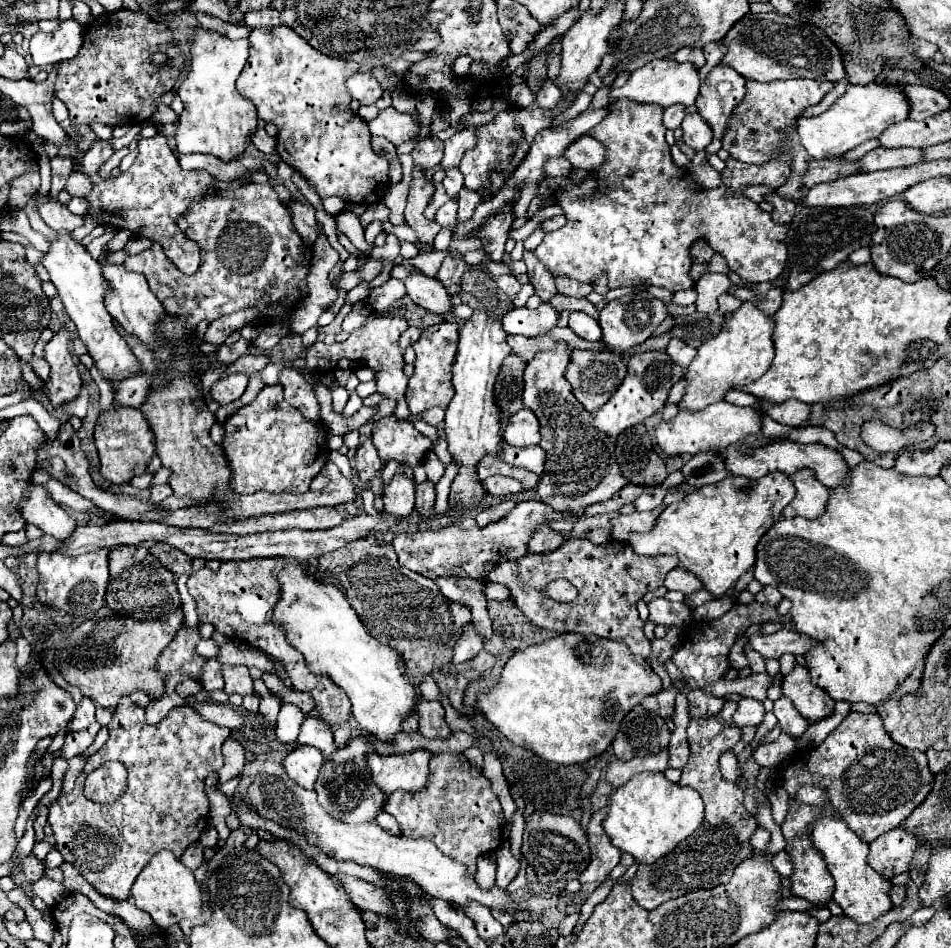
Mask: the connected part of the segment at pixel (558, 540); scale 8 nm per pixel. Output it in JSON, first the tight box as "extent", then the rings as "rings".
{"extent":[528,525,564,553],"rings":[[[544,525],[534,533],[528,549],[530,549],[530,553],[550,553],[550,551],[558,549],[562,543],[564,543],[564,537],[558,531]]]}

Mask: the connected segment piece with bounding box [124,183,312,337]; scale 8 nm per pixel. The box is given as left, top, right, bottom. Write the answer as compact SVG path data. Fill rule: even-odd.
M248 183L234 191L222 191L220 195L210 193L194 199L194 203L190 203L190 207L178 217L178 227L182 227L184 235L188 235L188 239L194 239L200 247L202 265L194 275L184 275L166 257L162 245L154 243L150 249L128 257L124 261L124 267L126 271L136 271L146 277L150 289L164 303L164 309L184 321L186 337L192 335L200 321L212 323L222 315L230 315L246 307L264 309L264 317L276 315L278 311L292 311L308 297L306 275L312 263L312 249L296 235L288 207L278 199L272 185L258 183Z

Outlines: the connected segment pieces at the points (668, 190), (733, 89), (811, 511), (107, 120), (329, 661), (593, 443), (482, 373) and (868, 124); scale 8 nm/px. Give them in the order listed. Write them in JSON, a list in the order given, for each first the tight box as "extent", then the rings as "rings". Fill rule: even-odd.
[{"extent":[534,99,790,293],"rings":[[[620,99],[614,103],[608,117],[590,131],[590,137],[606,147],[606,163],[590,171],[582,183],[570,183],[568,177],[556,177],[558,187],[554,191],[554,199],[564,209],[566,225],[558,231],[546,233],[534,255],[544,263],[552,277],[568,276],[585,283],[586,275],[598,277],[604,273],[608,277],[610,289],[630,287],[644,281],[648,285],[658,285],[676,293],[694,287],[694,281],[688,275],[690,245],[698,239],[704,239],[716,255],[722,255],[726,259],[728,271],[734,271],[740,279],[754,283],[774,281],[782,273],[786,263],[788,227],[776,225],[770,219],[770,213],[764,213],[760,207],[752,209],[758,203],[744,197],[742,191],[750,185],[768,185],[778,189],[786,183],[790,167],[786,167],[786,163],[774,161],[748,165],[736,159],[728,159],[724,171],[720,171],[720,185],[716,189],[706,189],[690,177],[690,171],[678,169],[678,165],[672,161],[670,145],[665,139],[666,127],[662,123],[662,113],[664,109],[652,103],[642,105],[634,103],[632,99]]]},{"extent":[696,65,746,139],"rings":[[[716,65],[706,75],[704,85],[708,89],[702,89],[696,107],[714,129],[716,139],[722,139],[732,109],[744,99],[744,83],[746,79],[726,65]]]},{"extent":[784,469,828,519],"rings":[[[802,469],[794,475],[790,475],[794,487],[796,487],[796,497],[794,501],[784,509],[784,517],[794,517],[800,515],[804,519],[816,519],[826,511],[828,503],[828,489],[814,477],[810,469]]]},{"extent":[54,9,186,127],"rings":[[[130,9],[104,13],[86,29],[80,53],[60,65],[54,95],[68,107],[72,123],[96,121],[110,127],[144,125],[154,113],[154,107],[158,107],[164,91],[174,89],[184,61],[186,57],[166,25]],[[156,51],[166,53],[170,65],[162,69],[150,65],[148,57]]]},{"extent":[272,565,416,739],"rings":[[[286,565],[278,575],[280,585],[280,597],[272,611],[272,621],[280,625],[280,629],[286,635],[286,641],[298,649],[310,671],[314,675],[326,675],[332,679],[334,685],[338,685],[348,699],[352,701],[352,715],[358,721],[358,725],[368,731],[376,739],[392,739],[396,733],[400,733],[402,717],[416,709],[416,687],[408,683],[406,679],[406,667],[402,667],[402,657],[392,647],[380,645],[374,637],[368,635],[366,627],[358,619],[356,611],[350,607],[348,599],[342,595],[342,591],[334,583],[318,581],[308,571],[304,571],[302,565]]]},{"extent":[524,343,628,515],"rings":[[[564,343],[558,345],[556,351],[540,351],[526,367],[524,371],[524,405],[534,411],[540,423],[540,447],[546,451],[546,469],[538,483],[538,495],[542,503],[550,505],[554,511],[562,513],[576,513],[582,515],[584,509],[596,501],[606,501],[614,493],[618,493],[624,485],[628,485],[628,479],[620,473],[620,467],[614,459],[614,439],[608,435],[602,435],[596,427],[592,427],[592,413],[574,399],[570,383],[564,379],[564,369],[568,365],[570,353]]]},{"extent":[444,301,510,509],"rings":[[[504,301],[486,303],[486,309],[476,309],[474,315],[460,327],[458,355],[452,365],[452,385],[456,389],[444,419],[444,431],[448,441],[448,451],[454,461],[460,463],[460,469],[450,485],[450,505],[460,509],[472,509],[482,503],[486,491],[478,479],[478,463],[486,455],[500,455],[502,447],[502,427],[498,405],[494,403],[494,381],[498,377],[502,359],[510,353],[506,343],[506,331],[500,325],[500,317],[506,313]]]},{"extent":[798,83,910,159],"rings":[[[868,83],[868,85],[848,85],[846,93],[840,95],[830,109],[816,117],[800,117],[798,119],[798,135],[804,149],[814,159],[824,159],[828,155],[844,155],[846,151],[858,147],[860,143],[882,135],[886,127],[892,123],[904,121],[908,117],[910,103],[906,95],[902,95],[900,85],[886,83]]]}]

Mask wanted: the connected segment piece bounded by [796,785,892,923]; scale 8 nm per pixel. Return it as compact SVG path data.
M804 785L804 787L800 787L796 799L822 809L822 817L810 825L810 837L812 837L814 845L822 851L822 855L828 863L828 871L836 879L834 901L842 907L844 915L854 919L856 923L870 923L870 921L878 919L880 915L884 915L886 911L890 911L892 901L890 901L888 893L892 889L892 883L888 879L884 879L882 875L878 875L866 863L866 857L868 857L866 841L862 841L854 831L850 831L846 827L846 823L842 819L836 817L836 813L830 809L826 791L822 791L822 787L818 787L818 785Z

